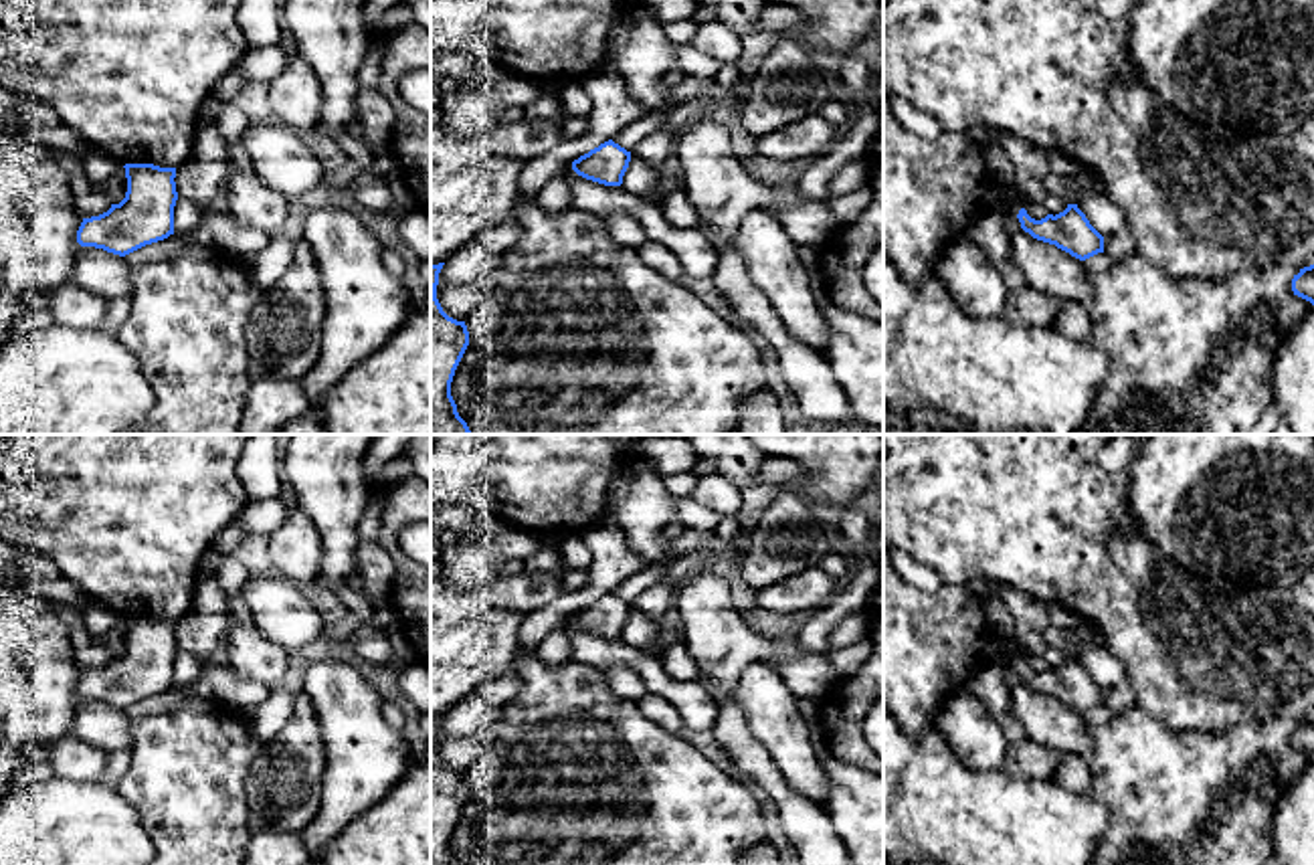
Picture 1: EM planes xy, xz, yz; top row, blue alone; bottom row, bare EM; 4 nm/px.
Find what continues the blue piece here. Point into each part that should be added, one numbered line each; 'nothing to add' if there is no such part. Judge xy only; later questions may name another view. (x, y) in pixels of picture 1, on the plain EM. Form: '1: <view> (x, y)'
nothing to add

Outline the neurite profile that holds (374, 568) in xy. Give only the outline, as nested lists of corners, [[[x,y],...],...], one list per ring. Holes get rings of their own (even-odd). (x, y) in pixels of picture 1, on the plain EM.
[[[360,540],[356,548],[356,584],[374,608],[388,604],[388,592],[396,576],[396,558],[378,542]]]

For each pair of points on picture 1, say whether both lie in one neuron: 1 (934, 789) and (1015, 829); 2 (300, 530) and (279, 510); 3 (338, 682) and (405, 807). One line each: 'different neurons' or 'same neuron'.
1: same neuron
2: different neurons
3: different neurons

